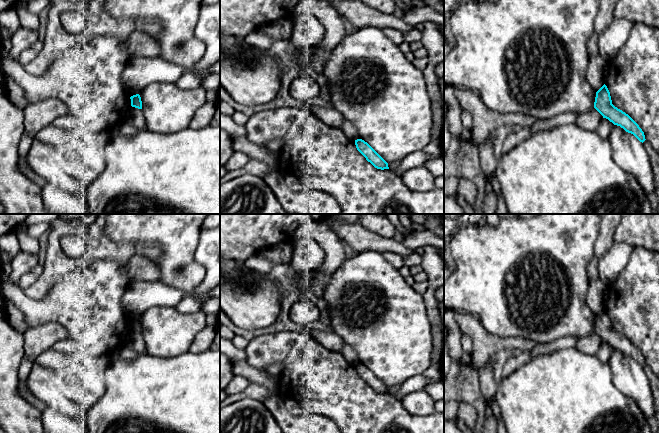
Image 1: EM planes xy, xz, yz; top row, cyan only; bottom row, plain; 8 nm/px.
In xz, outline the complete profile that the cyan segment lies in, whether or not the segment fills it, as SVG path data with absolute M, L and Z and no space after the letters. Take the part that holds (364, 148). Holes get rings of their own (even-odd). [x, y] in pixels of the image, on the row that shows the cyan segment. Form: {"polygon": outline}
{"polygon": "M355 140L357 150L377 169L389 169L388 163L364 140Z"}

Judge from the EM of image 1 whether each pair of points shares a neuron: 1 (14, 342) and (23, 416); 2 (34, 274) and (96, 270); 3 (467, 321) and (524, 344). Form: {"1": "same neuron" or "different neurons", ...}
{"1": "same neuron", "2": "different neurons", "3": "same neuron"}

